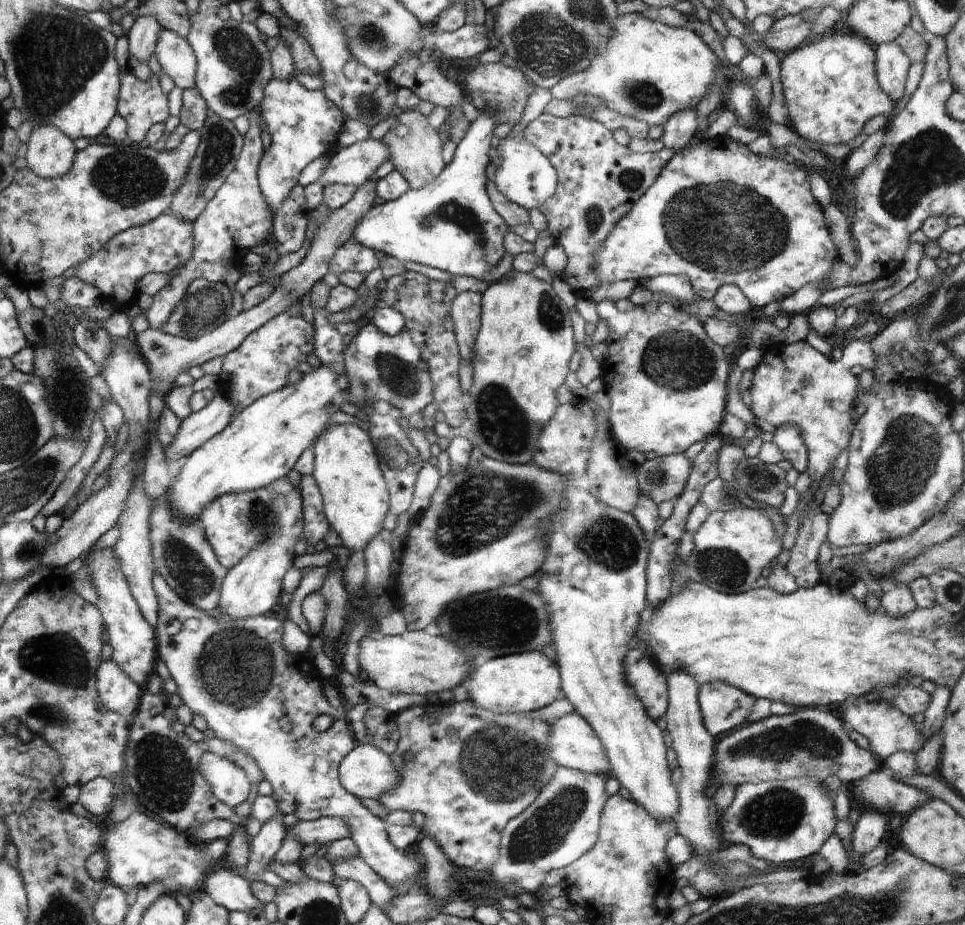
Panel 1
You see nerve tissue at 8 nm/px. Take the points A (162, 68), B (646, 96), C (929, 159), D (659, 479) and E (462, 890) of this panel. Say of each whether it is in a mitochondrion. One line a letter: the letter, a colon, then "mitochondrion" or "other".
A: other
B: mitochondrion
C: mitochondrion
D: mitochondrion
E: other

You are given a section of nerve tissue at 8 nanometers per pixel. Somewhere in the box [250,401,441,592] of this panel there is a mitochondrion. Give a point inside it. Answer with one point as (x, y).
(396, 455)

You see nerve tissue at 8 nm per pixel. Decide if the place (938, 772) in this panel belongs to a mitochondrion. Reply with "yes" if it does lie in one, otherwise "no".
no

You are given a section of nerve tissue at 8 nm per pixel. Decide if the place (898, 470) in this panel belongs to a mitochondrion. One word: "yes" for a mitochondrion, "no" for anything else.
yes

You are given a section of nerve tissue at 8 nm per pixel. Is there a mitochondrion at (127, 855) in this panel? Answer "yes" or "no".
no

